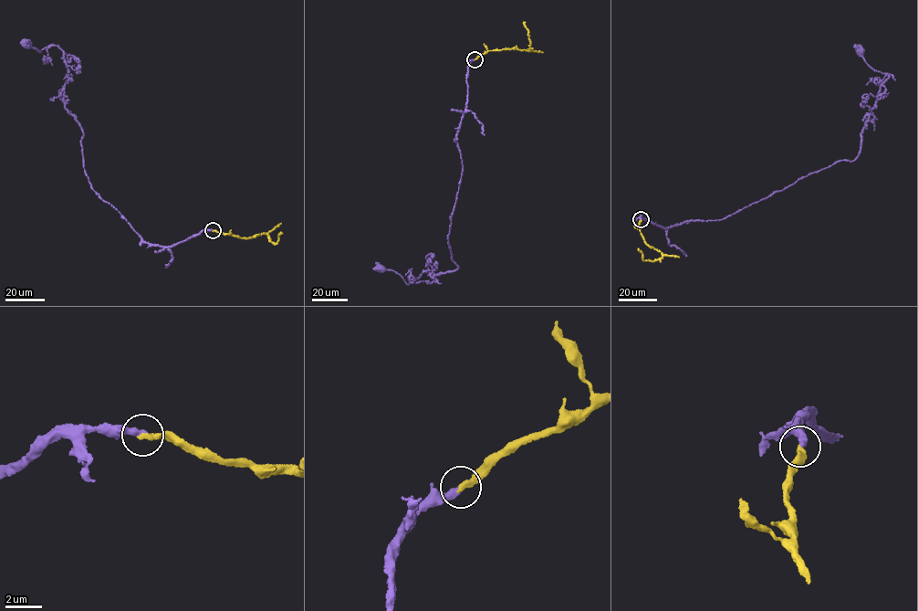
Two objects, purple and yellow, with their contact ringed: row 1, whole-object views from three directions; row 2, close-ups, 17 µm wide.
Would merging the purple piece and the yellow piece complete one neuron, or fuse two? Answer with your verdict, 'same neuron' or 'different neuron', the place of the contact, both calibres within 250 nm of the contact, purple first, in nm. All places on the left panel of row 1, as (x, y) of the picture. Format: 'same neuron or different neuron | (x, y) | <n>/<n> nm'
same neuron | (213, 230) | 380/320 nm

